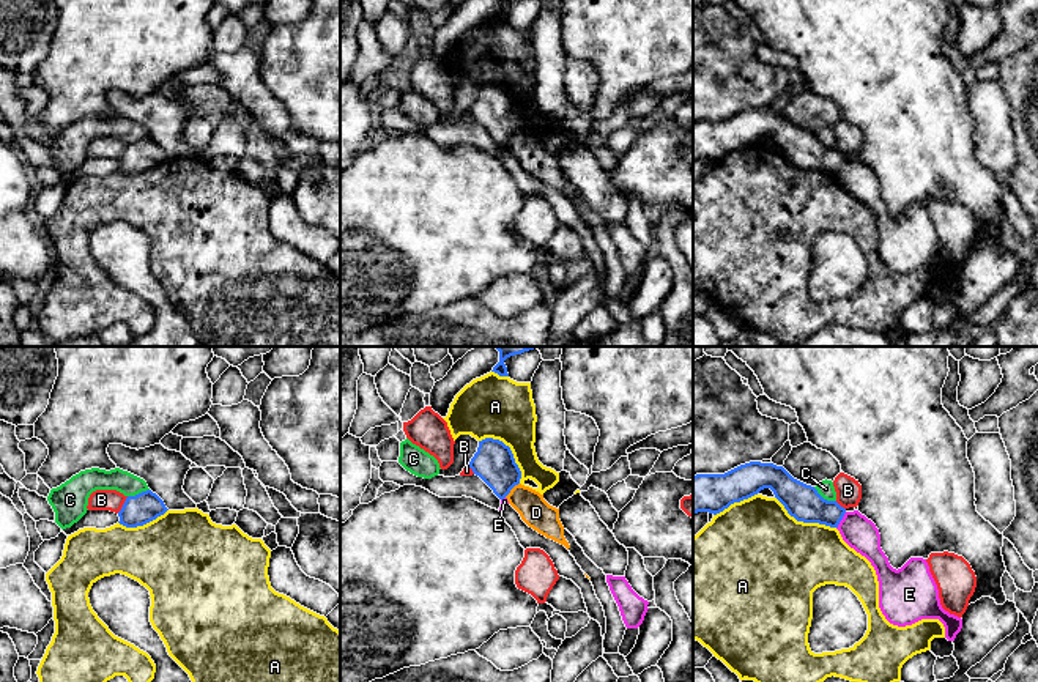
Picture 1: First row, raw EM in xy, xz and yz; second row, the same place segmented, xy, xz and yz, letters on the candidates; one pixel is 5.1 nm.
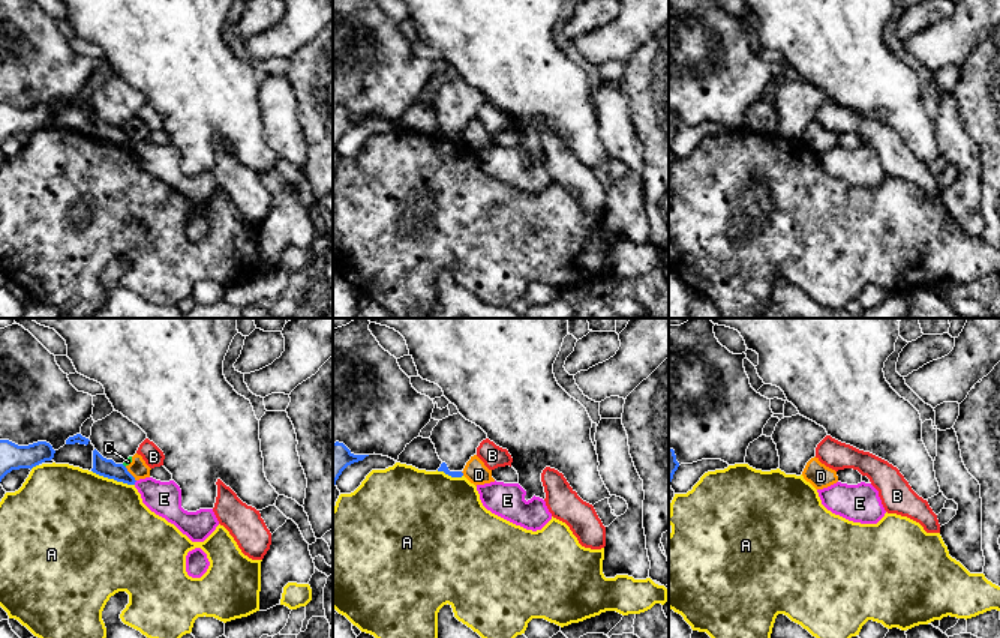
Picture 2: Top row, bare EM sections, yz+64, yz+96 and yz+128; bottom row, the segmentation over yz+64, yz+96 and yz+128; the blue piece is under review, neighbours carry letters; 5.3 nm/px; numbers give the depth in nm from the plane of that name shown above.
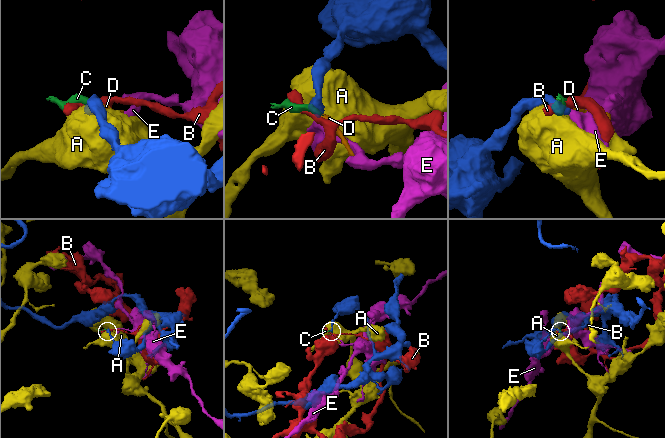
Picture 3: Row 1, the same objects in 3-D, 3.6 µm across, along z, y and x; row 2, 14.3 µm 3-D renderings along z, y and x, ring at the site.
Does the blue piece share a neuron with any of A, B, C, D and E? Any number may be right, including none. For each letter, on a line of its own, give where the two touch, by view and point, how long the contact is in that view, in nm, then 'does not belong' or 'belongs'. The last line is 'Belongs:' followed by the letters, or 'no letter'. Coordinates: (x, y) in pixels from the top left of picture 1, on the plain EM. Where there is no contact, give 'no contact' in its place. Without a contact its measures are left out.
A: meets blue in xz at (511, 98); contact 300 nm long; does not belong
B: meets blue in xy at (123, 151); contact 110 nm long; does not belong
C: meets blue in yz at (822, 145); contact 140 nm long; does not belong
D: meets blue in xz at (511, 136); contact 110 nm long; does not belong
E: meets blue in yz at (841, 166); contact 100 nm long; does not belong
Belongs: no letter

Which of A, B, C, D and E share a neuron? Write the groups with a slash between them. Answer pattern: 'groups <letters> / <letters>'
groups A / B / C D / E

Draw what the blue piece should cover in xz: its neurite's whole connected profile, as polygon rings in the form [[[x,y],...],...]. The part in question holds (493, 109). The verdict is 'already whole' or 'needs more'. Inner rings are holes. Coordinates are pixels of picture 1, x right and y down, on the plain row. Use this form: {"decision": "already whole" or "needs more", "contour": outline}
{"decision": "already whole", "contour": [[[493,85],[479,88],[469,115],[499,146],[504,146],[521,126],[521,118],[515,110],[510,95]]]}

